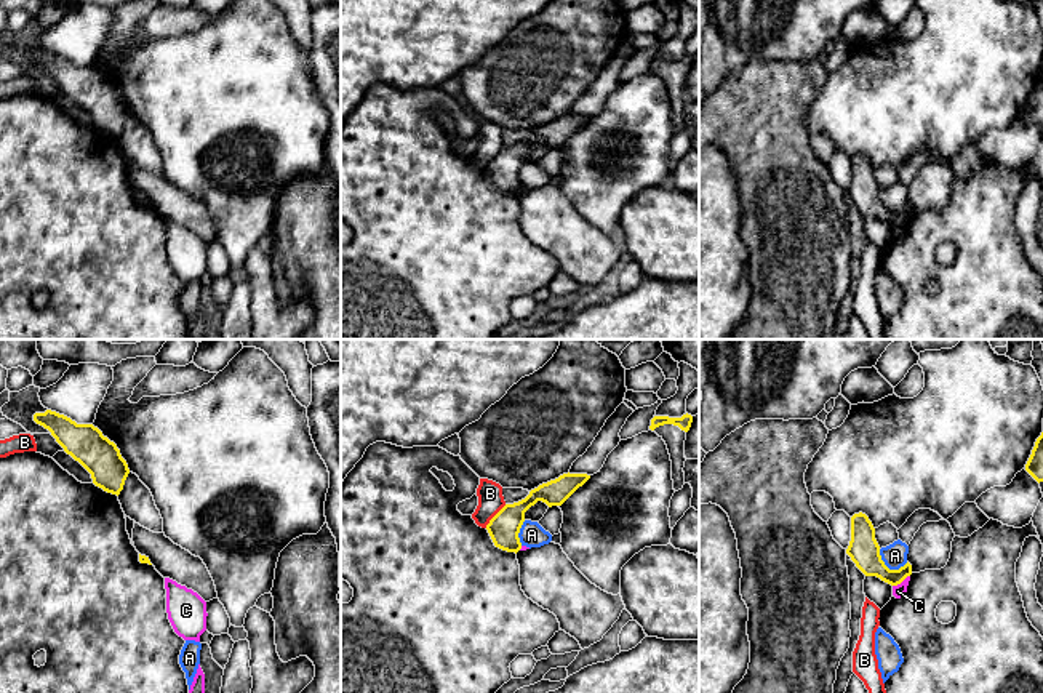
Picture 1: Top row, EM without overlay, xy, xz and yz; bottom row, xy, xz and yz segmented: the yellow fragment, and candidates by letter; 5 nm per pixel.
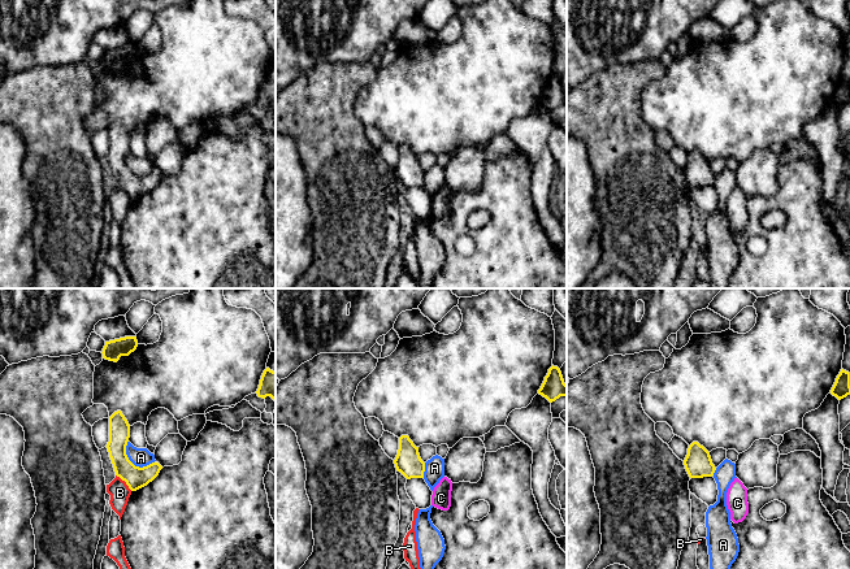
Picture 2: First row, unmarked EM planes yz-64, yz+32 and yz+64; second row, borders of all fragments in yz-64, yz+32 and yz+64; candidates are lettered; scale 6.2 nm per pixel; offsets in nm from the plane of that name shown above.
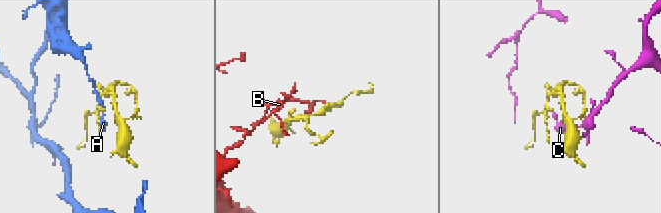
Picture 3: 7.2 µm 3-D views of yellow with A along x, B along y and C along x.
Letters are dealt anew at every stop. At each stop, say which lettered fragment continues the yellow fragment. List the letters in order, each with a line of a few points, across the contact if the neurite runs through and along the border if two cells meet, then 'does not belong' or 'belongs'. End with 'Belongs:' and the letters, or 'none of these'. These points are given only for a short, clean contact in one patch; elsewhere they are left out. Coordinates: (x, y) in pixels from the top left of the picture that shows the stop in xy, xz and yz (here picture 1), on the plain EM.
A: does not belong
B: xz (506, 146), (485, 168) | does not belong
C: yz (909, 216), (893, 228) | does not belong
Belongs: none of these

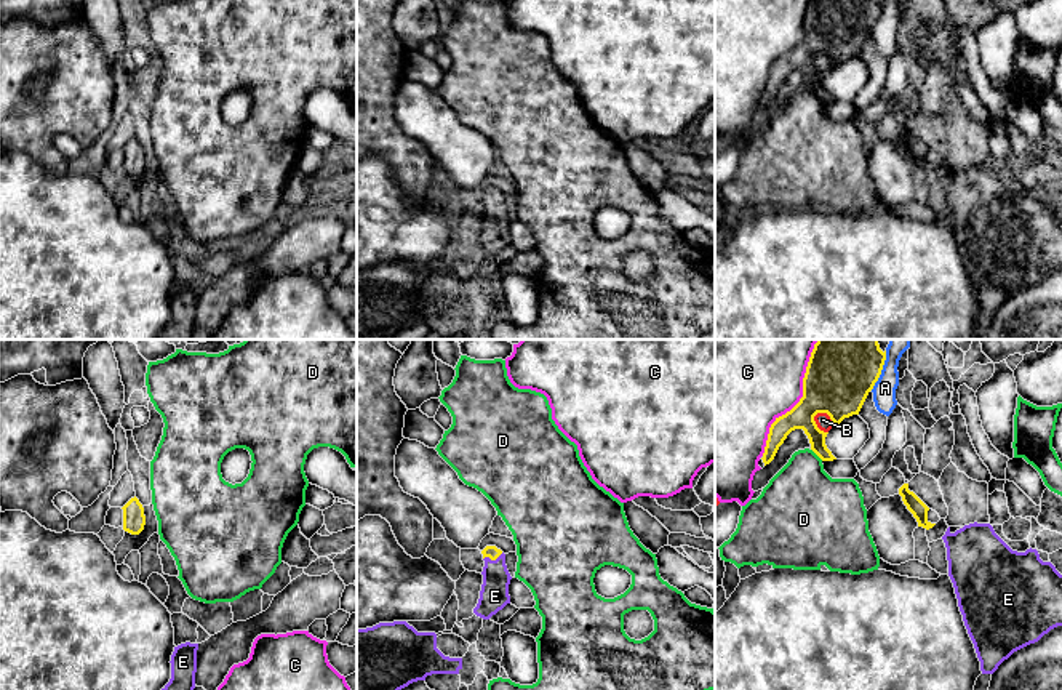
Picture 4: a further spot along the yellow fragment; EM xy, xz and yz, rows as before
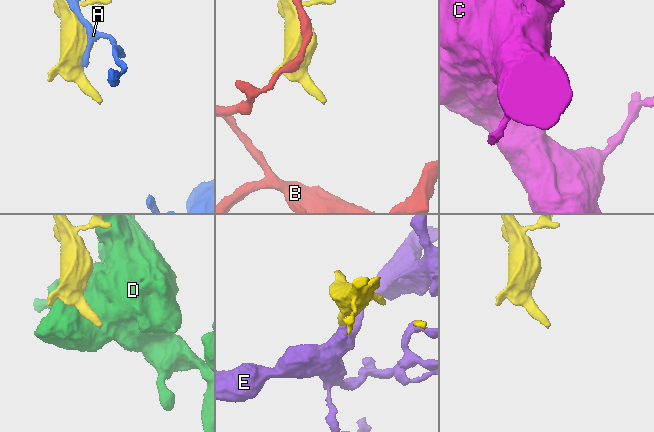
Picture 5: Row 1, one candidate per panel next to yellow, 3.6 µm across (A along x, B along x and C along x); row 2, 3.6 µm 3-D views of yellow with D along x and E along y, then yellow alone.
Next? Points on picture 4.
A: does not belong
B: does not belong
C: does not belong
D: does not belong
E: xz (493, 194), (493, 200), (495, 237) | belongs
Belongs: E

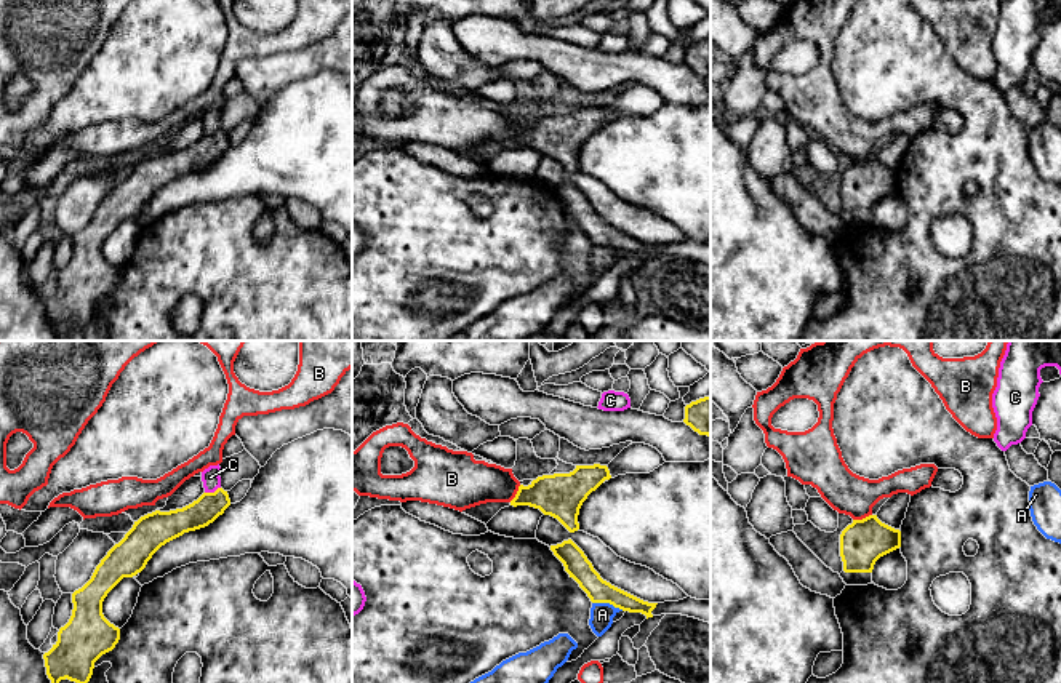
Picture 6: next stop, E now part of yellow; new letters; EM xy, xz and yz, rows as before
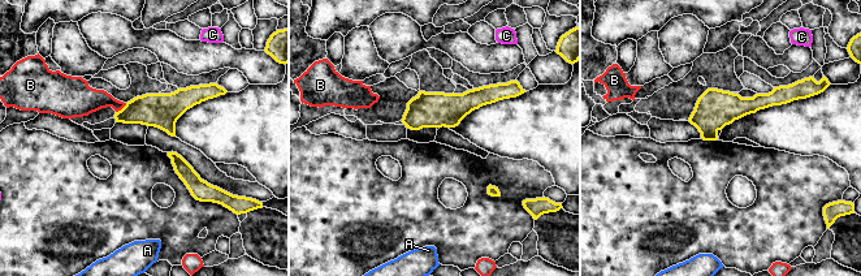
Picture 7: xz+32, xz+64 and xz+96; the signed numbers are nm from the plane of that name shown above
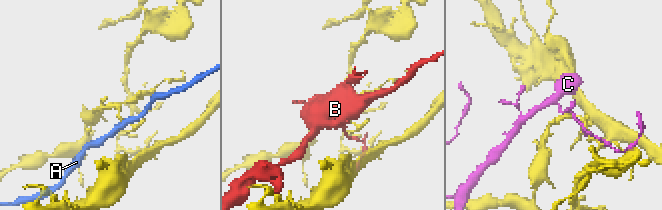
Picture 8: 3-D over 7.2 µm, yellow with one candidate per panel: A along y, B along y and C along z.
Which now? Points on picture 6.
A: xz (592, 243), (608, 243), (623, 251) | does not belong
B: yz (871, 155), (853, 162) | does not belong
C: does not belong
Belongs: none of these

